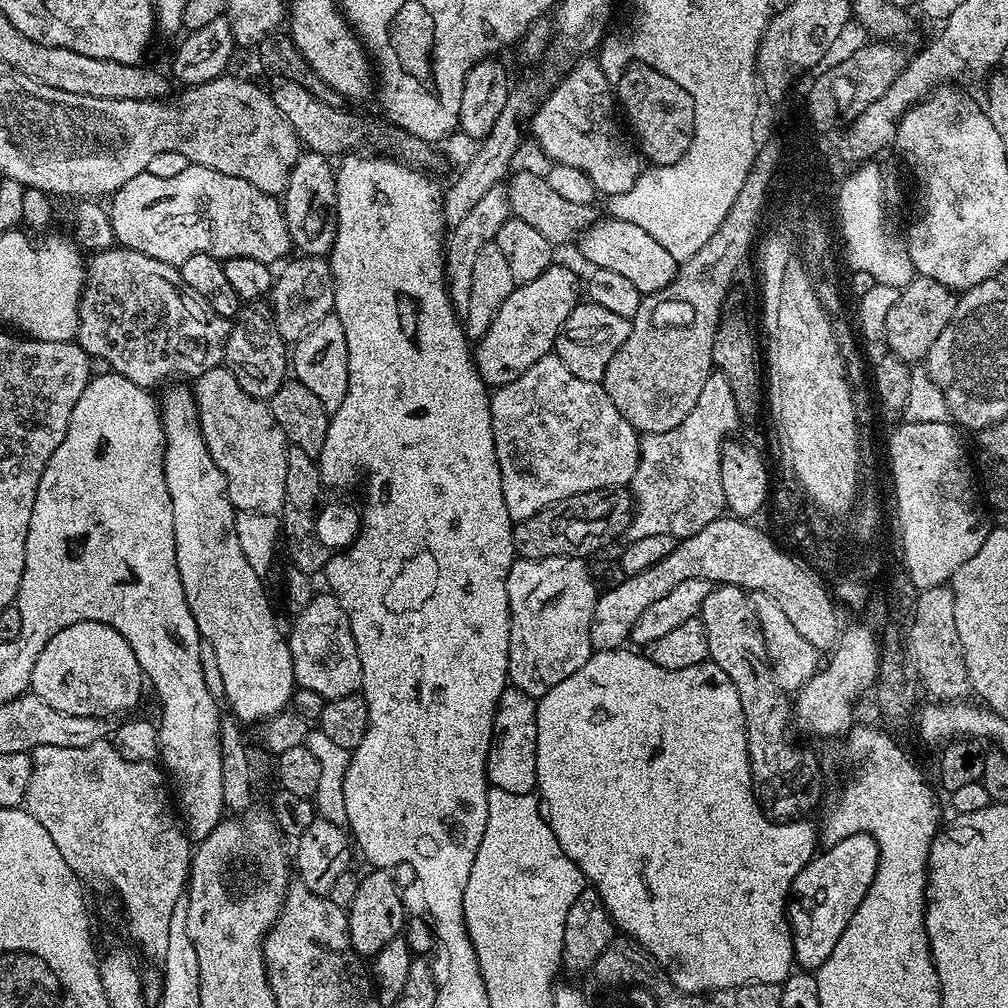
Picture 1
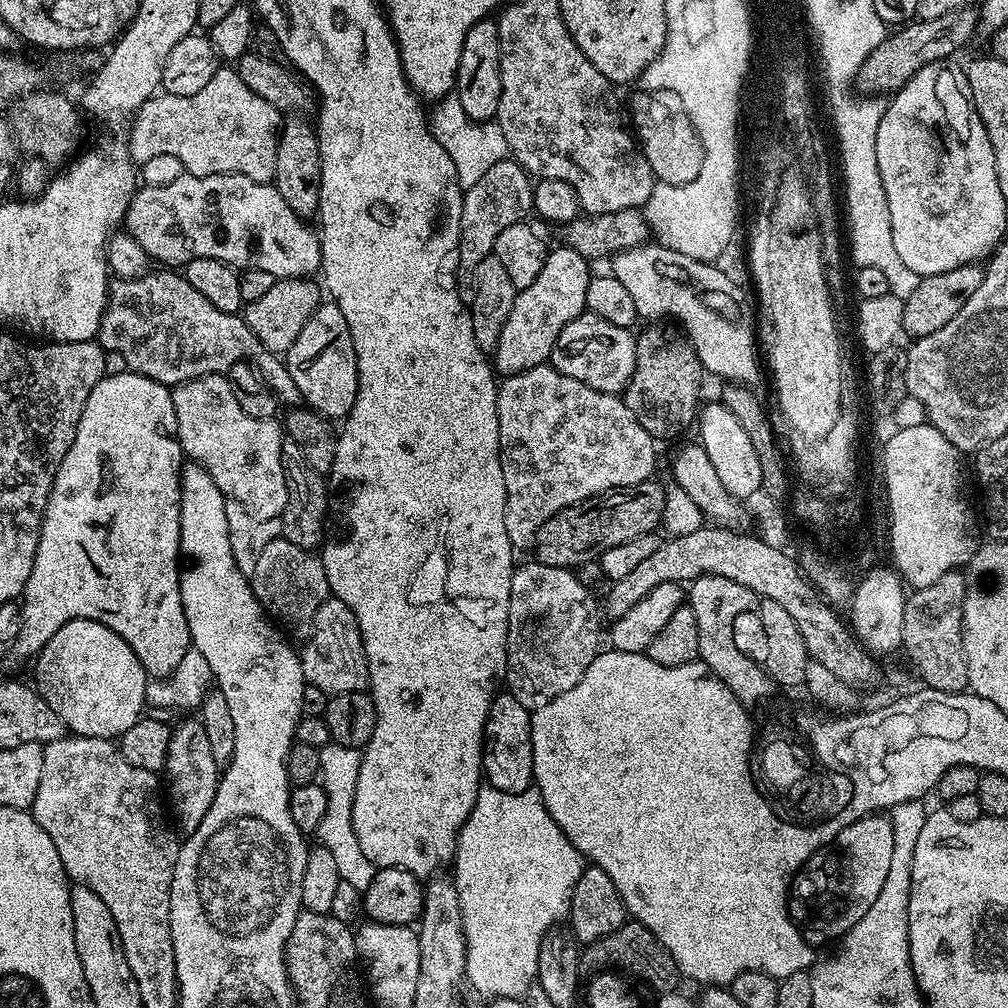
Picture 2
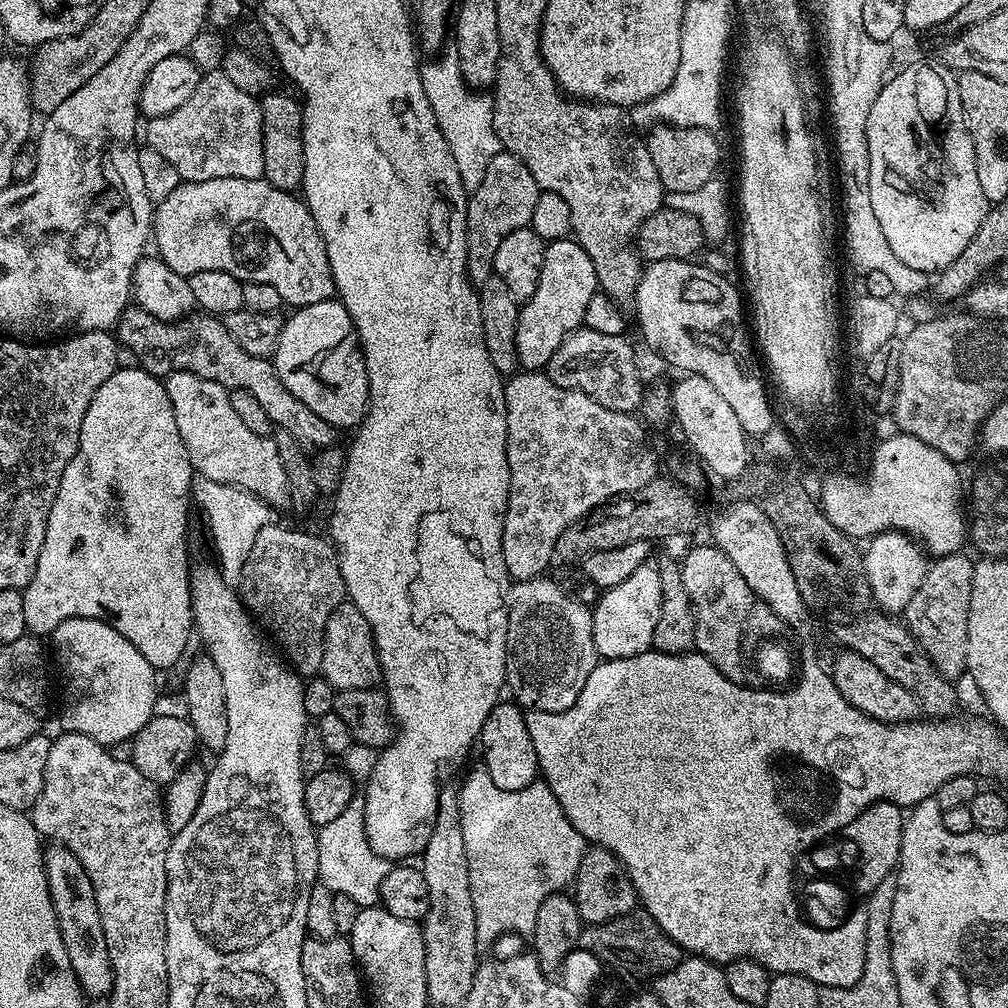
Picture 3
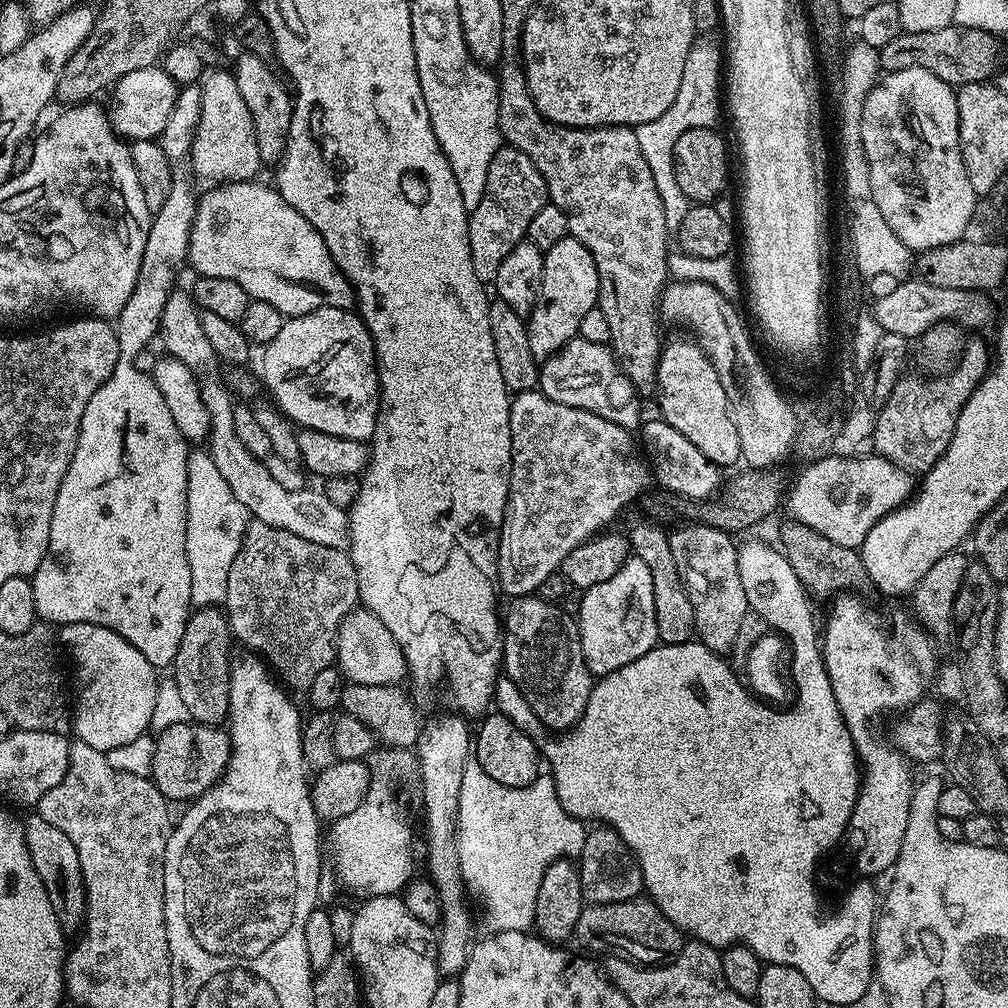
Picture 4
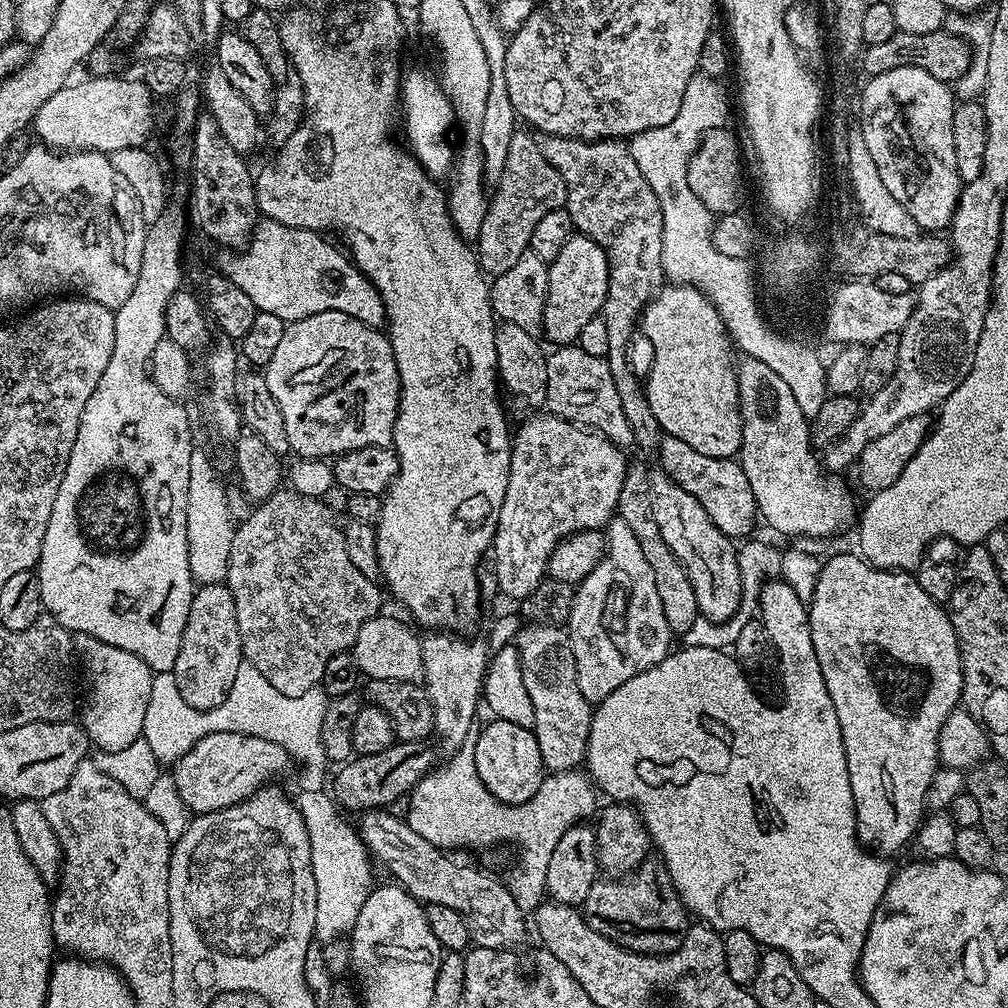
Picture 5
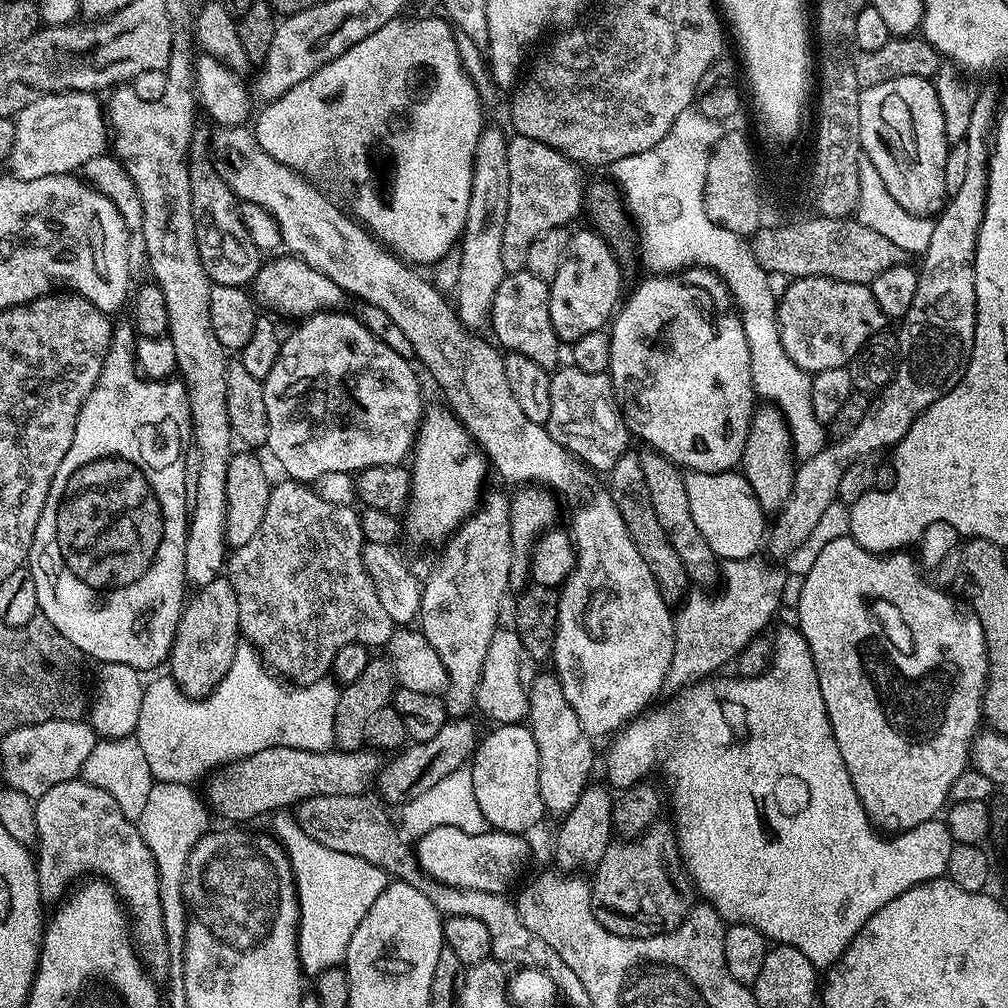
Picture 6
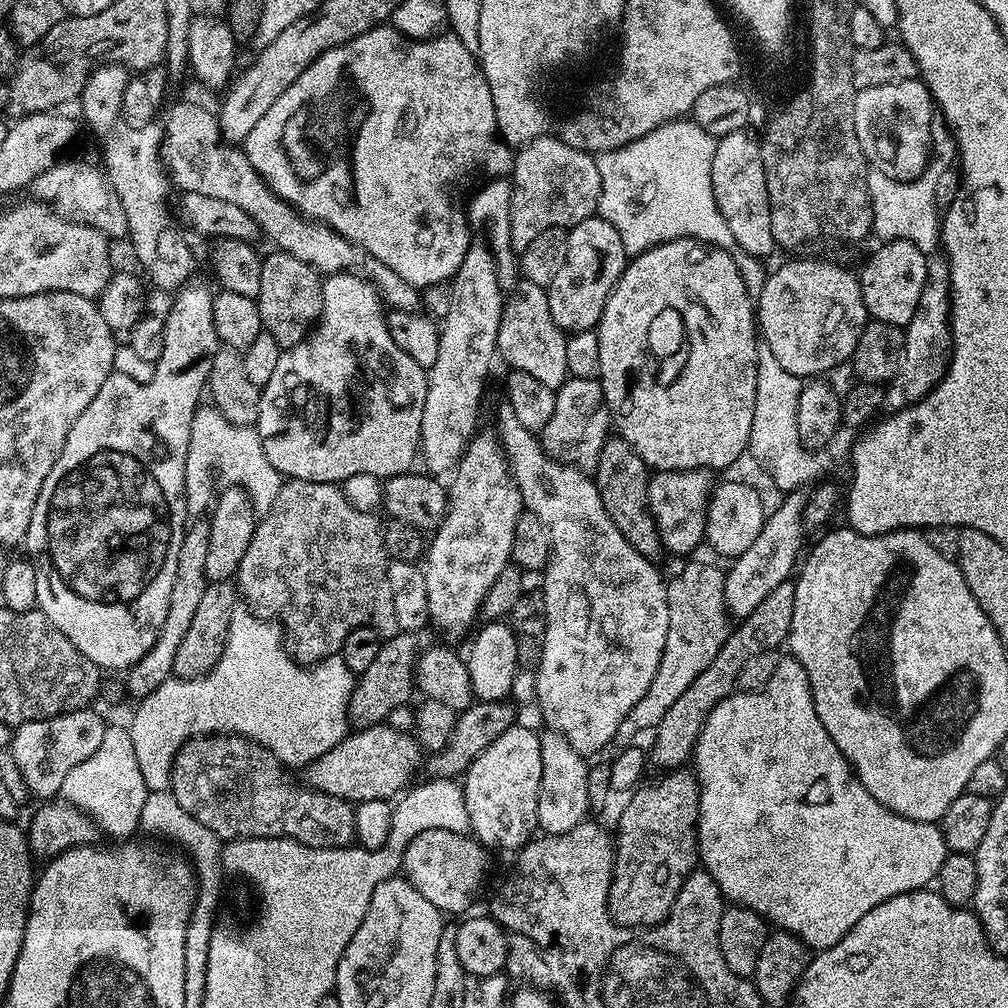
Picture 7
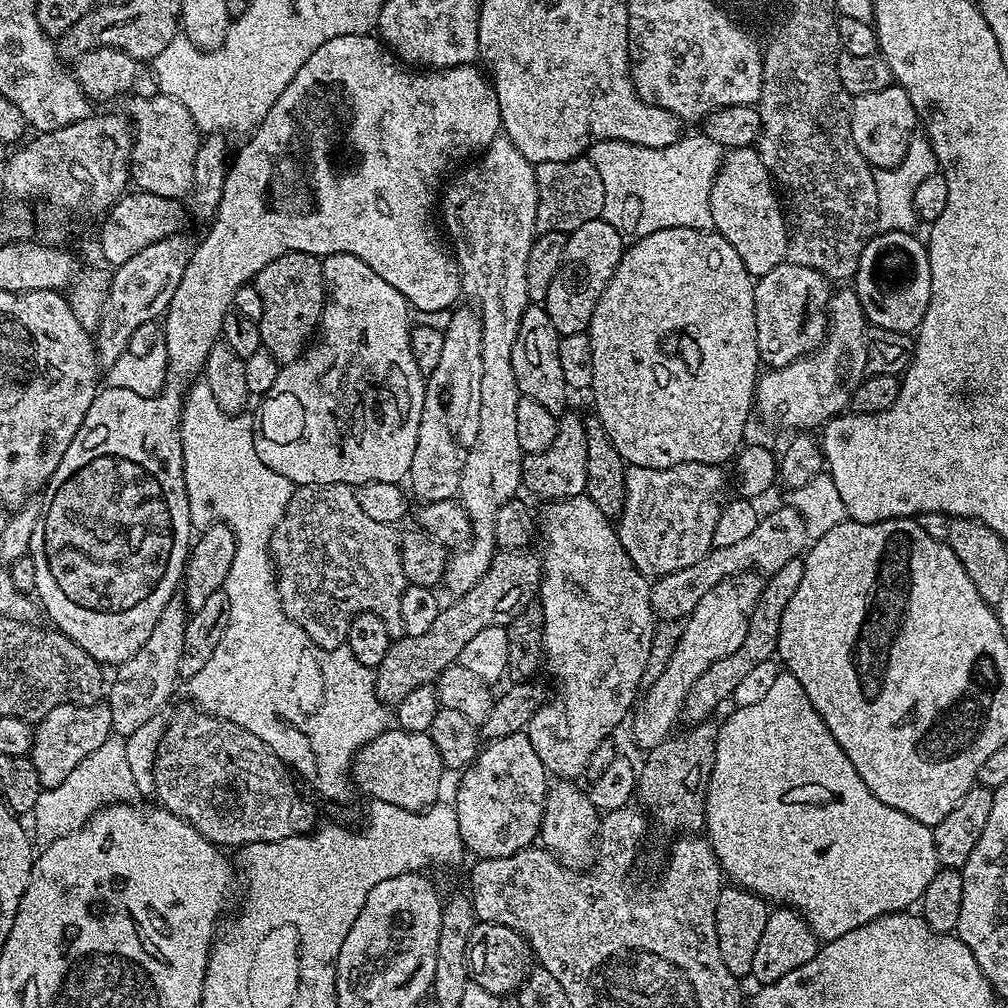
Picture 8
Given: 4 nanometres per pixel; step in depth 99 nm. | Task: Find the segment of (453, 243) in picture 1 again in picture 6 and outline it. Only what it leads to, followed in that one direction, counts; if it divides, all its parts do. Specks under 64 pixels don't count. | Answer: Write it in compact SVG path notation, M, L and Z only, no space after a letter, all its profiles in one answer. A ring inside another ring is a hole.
M513 135L508 142L508 164L510 172L510 204L506 217L506 228L502 237L502 263L507 273L523 272L527 269L526 254L530 245L538 234L546 234L546 230L563 228L571 225L571 220L576 215L581 215L585 207L584 194L586 191L586 179L582 173L581 165L571 160L569 156L563 156L558 150L538 142L534 138Z

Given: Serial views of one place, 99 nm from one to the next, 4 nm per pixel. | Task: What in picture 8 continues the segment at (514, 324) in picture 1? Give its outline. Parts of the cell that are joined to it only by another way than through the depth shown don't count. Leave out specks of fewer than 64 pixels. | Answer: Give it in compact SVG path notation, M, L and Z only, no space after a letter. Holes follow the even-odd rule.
M603 218L582 222L578 230L567 233L567 238L562 266L558 266L558 274L554 274L554 282L550 282L542 305L561 337L587 332L594 318L594 306L598 306L598 298L602 298L602 290L606 290L610 278L616 276L616 267L626 247L624 237Z

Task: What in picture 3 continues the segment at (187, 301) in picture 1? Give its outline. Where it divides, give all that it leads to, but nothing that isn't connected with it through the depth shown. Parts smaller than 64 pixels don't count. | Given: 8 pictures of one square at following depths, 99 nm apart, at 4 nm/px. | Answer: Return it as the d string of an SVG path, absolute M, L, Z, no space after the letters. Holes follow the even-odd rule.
M132 306L121 315L118 321L118 340L134 357L135 363L144 371L157 378L167 378L171 372L193 372L207 380L216 380L231 390L246 390L266 410L266 418L279 431L290 434L305 450L328 448L338 436L337 429L327 424L306 402L298 402L276 373L276 365L263 356L251 356L242 350L224 326L223 319L211 314L196 314L175 323L160 321L139 306ZM132 308L132 309L131 309ZM200 315L200 316L198 316ZM132 352L133 353L132 353Z

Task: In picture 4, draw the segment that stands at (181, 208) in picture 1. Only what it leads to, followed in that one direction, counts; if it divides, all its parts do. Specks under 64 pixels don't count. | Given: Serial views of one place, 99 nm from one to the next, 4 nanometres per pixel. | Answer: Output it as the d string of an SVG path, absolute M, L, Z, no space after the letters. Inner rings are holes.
M238 180L212 186L196 201L196 213L190 230L187 263L196 276L230 278L253 300L265 300L286 318L310 314L319 308L351 309L357 303L356 289L347 276L340 273L322 234L282 198L275 187L261 182Z

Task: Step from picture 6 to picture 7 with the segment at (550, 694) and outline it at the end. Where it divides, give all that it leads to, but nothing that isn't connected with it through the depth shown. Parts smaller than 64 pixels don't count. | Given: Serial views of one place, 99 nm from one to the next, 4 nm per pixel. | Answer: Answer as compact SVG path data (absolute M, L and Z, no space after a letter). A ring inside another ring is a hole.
M548 730L545 733L540 736L542 778L536 823L541 833L557 836L574 830L574 826L583 824L589 815L588 770L590 765L578 750L574 750L574 746L570 746L570 742L561 732Z

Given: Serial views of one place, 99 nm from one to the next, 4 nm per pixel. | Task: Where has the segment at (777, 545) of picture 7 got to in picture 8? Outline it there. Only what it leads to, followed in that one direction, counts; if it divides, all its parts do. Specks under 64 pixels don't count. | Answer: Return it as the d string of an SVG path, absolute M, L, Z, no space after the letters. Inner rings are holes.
M755 570L739 572L737 576L731 576L714 586L714 590L710 590L710 594L706 594L698 602L691 616L683 621L680 640L670 654L665 669L657 680L646 688L630 716L632 736L644 750L658 746L673 735L672 726L680 720L686 694L690 694L694 682L702 678L710 665L726 658L726 654L734 654L734 650L742 646L746 630L750 626L750 614L754 614L754 606L762 594L764 581L765 577Z

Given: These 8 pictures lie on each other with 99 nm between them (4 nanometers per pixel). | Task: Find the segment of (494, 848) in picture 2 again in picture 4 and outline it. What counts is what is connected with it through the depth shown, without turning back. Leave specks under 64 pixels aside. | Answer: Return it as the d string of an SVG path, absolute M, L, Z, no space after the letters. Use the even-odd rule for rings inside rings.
M475 758L466 762L466 770L462 770L462 788L458 790L458 810L456 811L458 835L458 858L460 873L465 885L480 895L484 903L484 924L489 933L499 932L505 928L529 927L538 902L538 886L542 886L542 874L556 860L579 857L584 845L585 821L571 816L558 802L556 784L551 775L541 774L534 782L521 788L502 786L502 782L494 782L486 770Z

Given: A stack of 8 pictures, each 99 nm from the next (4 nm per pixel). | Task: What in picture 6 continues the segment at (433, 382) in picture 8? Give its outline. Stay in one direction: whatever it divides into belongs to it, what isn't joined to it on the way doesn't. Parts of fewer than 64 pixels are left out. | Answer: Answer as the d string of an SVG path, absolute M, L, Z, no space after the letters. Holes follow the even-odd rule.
M487 125L479 136L478 146L475 147L474 174L471 175L471 196L467 211L466 226L461 237L460 250L462 262L460 263L460 276L454 291L454 307L457 316L464 326L470 330L478 330L480 326L487 325L491 317L494 294L501 285L502 278L507 275L502 263L502 237L506 228L507 211L510 204L510 172L508 164L509 137L503 130Z

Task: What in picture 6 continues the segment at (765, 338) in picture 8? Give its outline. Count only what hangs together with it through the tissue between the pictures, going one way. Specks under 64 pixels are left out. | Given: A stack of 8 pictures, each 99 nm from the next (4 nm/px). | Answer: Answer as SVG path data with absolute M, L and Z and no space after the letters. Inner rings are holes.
M825 276L795 277L784 292L781 291L777 301L776 320L779 322L779 334L782 344L790 357L800 369L815 374L826 369L847 367L854 354L874 334L883 331L888 323L887 317L874 301L869 285L842 282L840 279Z

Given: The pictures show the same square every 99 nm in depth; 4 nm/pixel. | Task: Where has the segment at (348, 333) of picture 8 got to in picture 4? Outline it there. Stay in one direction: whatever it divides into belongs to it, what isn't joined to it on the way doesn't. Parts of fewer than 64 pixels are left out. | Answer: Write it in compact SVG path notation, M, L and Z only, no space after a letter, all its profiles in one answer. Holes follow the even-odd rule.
M319 308L310 314L302 314L285 319L282 330L278 330L278 338L274 338L263 347L264 361L260 368L264 371L262 384L268 387L268 392L273 396L275 407L279 408L293 425L301 429L309 428L322 434L334 434L338 438L354 438L365 442L371 441L374 430L376 429L376 419L380 413L380 369L376 363L376 347L372 344L372 336L368 333L368 328L364 321L360 319L355 311L346 308Z

